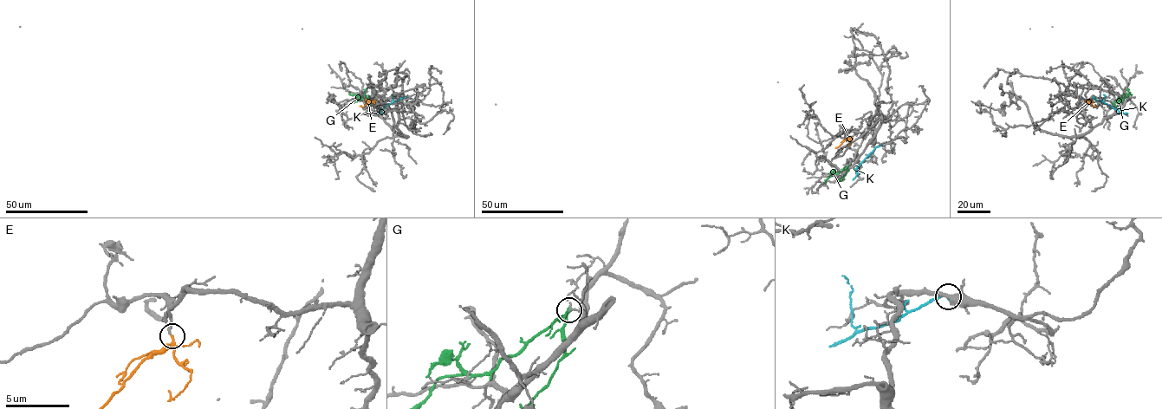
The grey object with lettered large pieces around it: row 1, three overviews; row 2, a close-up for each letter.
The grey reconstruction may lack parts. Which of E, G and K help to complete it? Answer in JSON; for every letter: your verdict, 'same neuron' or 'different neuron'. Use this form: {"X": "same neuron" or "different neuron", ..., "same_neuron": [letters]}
{"E": "same neuron", "G": "different neuron", "K": "different neuron", "same_neuron": ["E"]}

